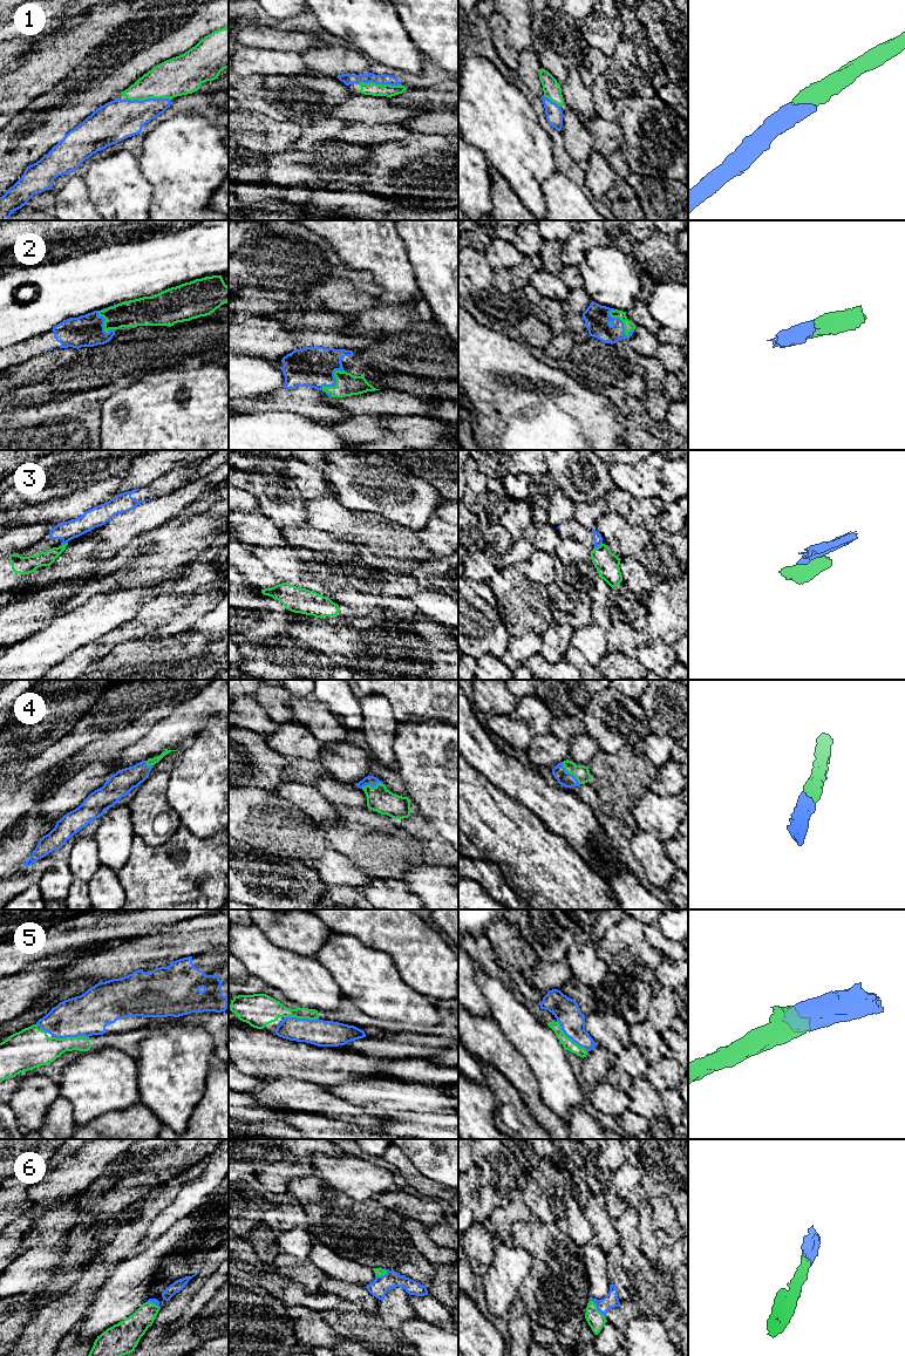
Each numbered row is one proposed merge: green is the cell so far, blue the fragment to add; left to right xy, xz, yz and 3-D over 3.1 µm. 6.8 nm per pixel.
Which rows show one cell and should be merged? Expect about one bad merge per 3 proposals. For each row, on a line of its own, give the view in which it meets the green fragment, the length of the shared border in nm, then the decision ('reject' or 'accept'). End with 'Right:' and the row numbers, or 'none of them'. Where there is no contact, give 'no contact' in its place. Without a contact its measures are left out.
1: contact in xy; length 300 nm; accept
2: contact in yz; length 240 nm; accept
3: contact in xy; length 70 nm; reject
4: contact in yz; length 200 nm; accept
5: contact in yz; length 300 nm; accept
6: contact in yz; length 170 nm; accept
Right: 1, 2, 4, 5, 6

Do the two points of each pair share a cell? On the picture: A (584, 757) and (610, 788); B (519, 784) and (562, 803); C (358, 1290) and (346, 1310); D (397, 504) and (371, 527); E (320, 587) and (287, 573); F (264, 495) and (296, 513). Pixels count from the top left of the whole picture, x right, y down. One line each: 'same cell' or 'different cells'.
A: different cells
B: same cell
C: different cells
D: different cells
E: same cell
F: same cell

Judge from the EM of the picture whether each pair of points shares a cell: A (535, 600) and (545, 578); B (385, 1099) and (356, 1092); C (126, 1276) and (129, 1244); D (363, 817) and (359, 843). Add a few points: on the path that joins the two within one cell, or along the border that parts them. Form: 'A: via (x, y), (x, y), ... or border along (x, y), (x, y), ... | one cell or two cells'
A: border along (525, 564), (525, 574), (530, 579), (546, 586) | two cells
B: via (378, 1096), (363, 1094) | one cell
C: border along (138, 1253), (121, 1260), (114, 1267) | two cells
D: via (362, 823), (361, 837) | one cell

